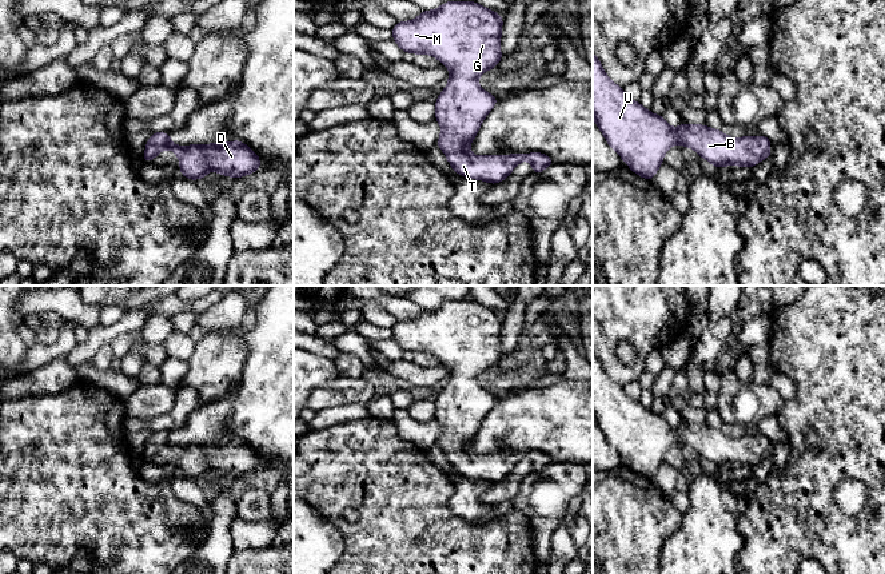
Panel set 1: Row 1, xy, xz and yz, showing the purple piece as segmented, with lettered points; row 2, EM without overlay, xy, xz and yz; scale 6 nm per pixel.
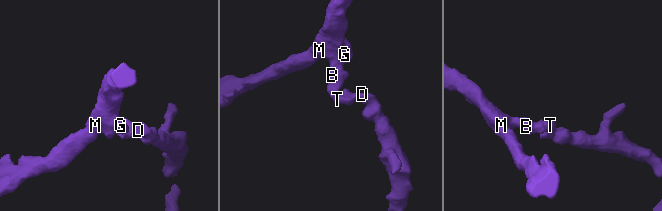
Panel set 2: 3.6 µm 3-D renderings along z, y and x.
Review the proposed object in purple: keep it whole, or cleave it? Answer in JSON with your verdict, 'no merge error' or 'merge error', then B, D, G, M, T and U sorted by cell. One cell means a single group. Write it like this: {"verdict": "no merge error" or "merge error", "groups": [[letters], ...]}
{"verdict": "no merge error", "groups": [["B", "D", "G", "M", "T", "U"]]}

